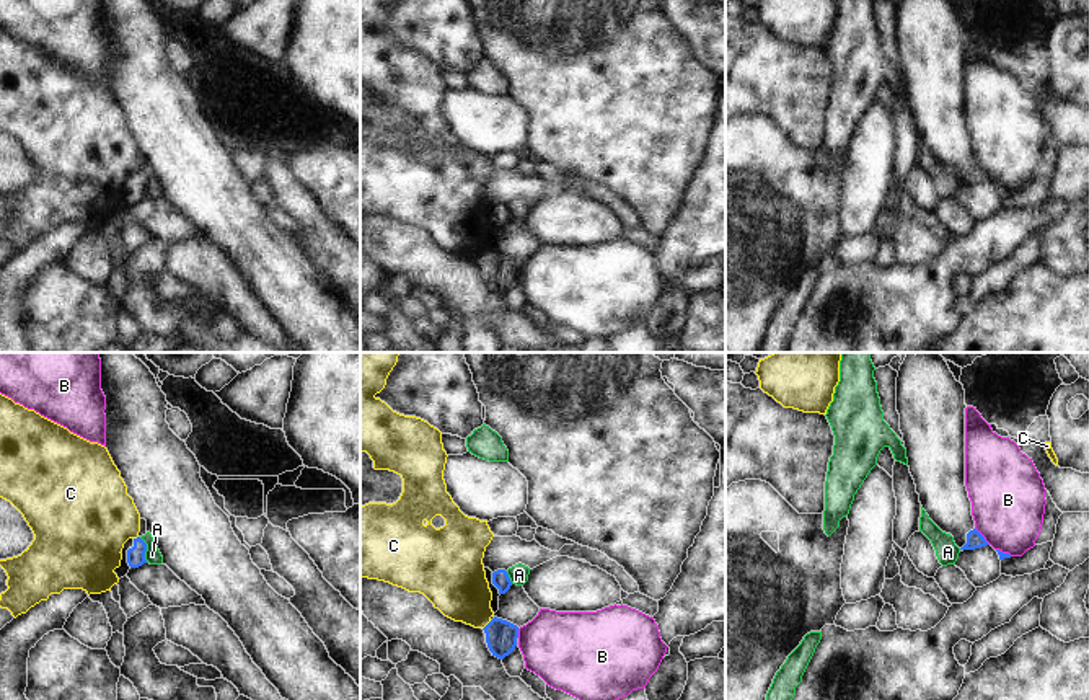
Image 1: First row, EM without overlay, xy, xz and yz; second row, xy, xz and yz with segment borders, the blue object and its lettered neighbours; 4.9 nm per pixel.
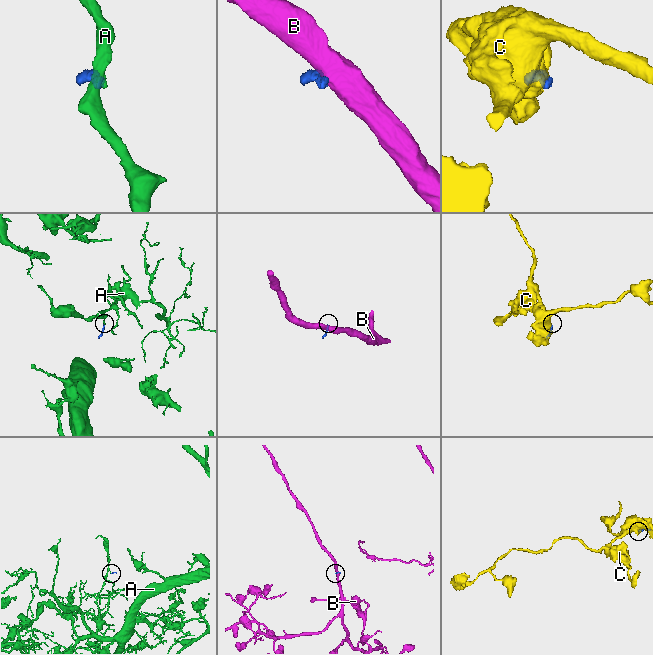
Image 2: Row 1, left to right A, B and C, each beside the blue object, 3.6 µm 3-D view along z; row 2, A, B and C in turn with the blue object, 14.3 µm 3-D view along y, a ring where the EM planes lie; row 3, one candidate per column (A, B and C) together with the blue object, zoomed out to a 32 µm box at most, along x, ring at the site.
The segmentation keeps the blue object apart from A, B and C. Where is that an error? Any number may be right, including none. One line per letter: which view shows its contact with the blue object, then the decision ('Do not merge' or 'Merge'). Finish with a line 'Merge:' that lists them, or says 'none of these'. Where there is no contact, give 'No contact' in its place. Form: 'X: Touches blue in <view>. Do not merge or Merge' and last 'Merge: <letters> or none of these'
A: Touches blue in xy. Do not merge
B: Touches blue in yz. Do not merge
C: Touches blue in xz. Do not merge
Merge: none of these.

